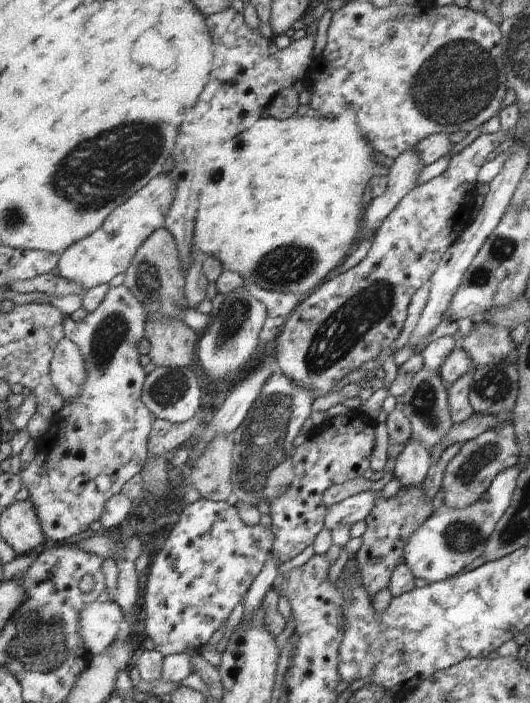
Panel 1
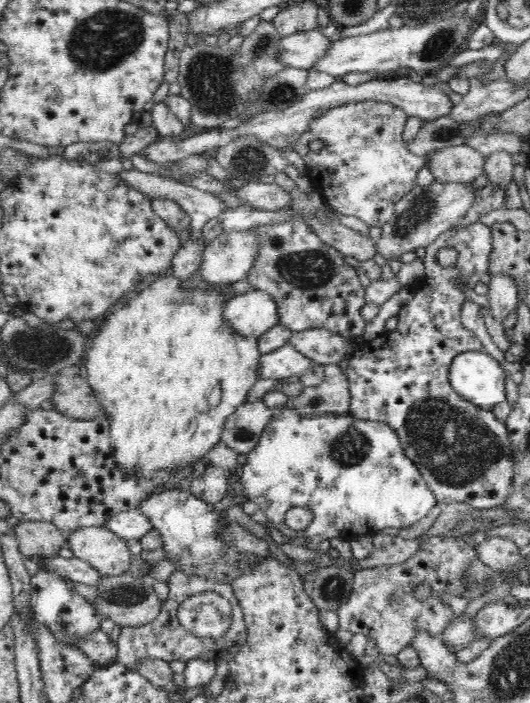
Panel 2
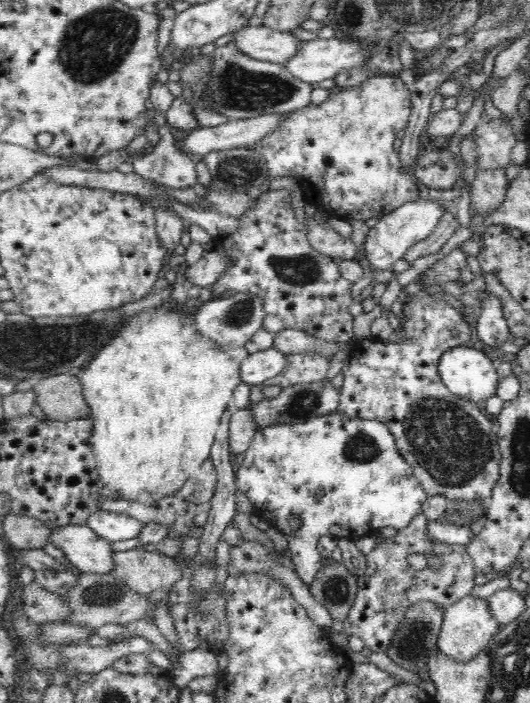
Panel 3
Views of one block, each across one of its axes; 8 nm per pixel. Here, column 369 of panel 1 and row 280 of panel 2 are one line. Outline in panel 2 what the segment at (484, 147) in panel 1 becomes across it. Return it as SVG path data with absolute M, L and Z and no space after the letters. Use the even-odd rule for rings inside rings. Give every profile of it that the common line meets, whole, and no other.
M294 220L290 224L268 224L254 228L262 238L266 238L266 248L262 250L262 256L258 256L258 262L254 264L248 280L250 290L262 290L276 298L276 304L280 308L280 326L290 328L292 332L306 332L312 328L324 328L338 332L344 338L360 338L364 334L364 322L360 310L368 308L368 290L358 280L356 268L348 262L346 256L342 256L338 250L334 250L328 244L322 244L322 238L314 234L314 228L310 228L302 220Z

